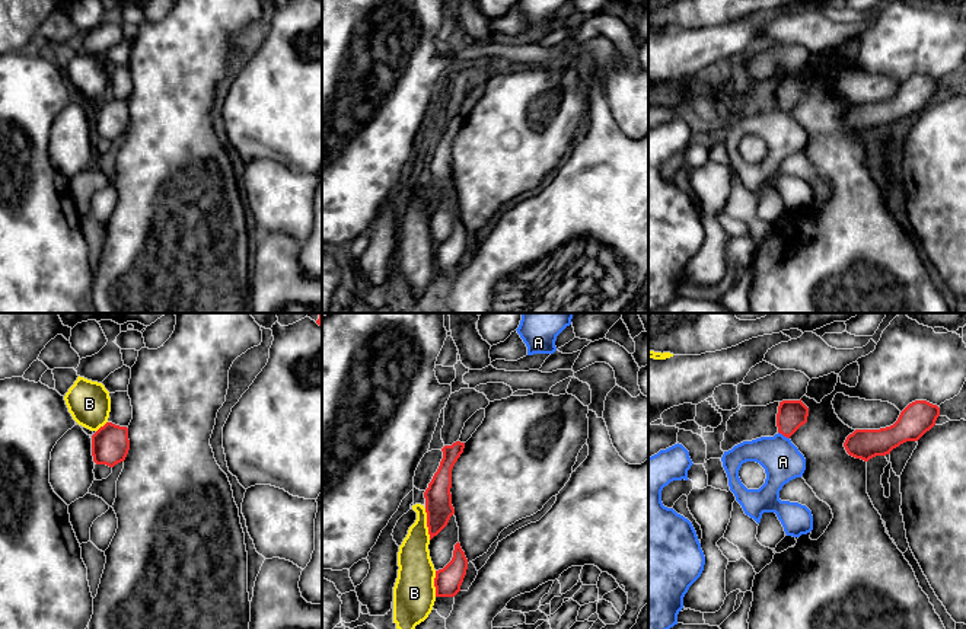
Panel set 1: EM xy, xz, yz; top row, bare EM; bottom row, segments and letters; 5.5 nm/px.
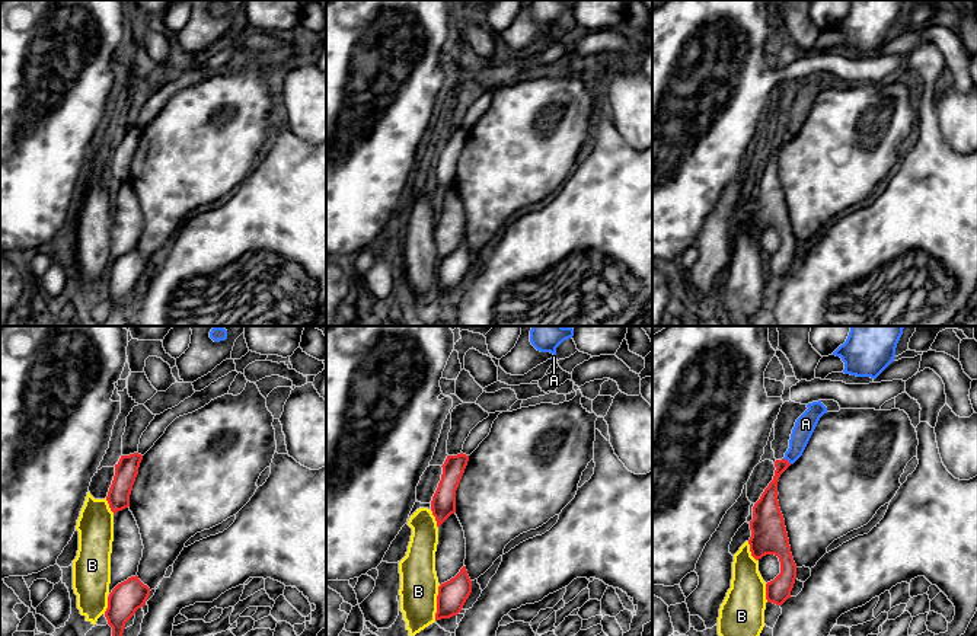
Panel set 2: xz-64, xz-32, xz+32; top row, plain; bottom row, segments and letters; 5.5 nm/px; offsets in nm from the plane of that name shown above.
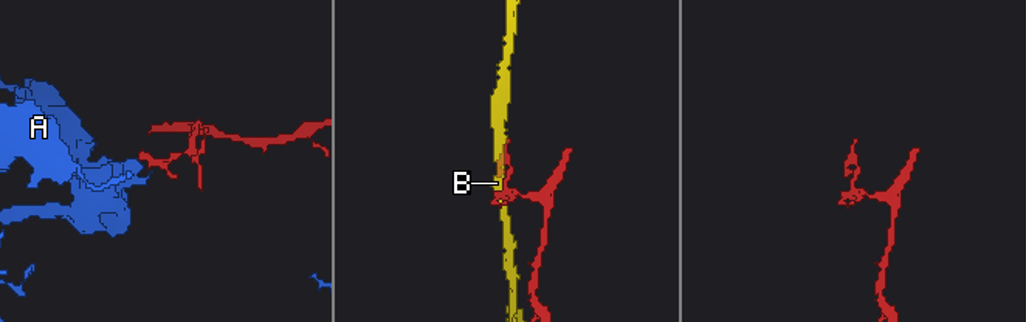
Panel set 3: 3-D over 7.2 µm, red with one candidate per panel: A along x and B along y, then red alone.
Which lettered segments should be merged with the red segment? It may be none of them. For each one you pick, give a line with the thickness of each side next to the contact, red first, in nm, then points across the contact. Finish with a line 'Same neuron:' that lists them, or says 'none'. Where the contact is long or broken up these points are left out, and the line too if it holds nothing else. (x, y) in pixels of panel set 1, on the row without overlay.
Same neuron: none

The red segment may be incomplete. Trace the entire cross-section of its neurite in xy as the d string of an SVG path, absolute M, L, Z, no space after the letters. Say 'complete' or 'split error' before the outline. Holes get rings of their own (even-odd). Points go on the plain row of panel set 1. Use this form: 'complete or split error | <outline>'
complete | M106 96L92 109L92 130L96 138L114 141L130 124L128 102Z

